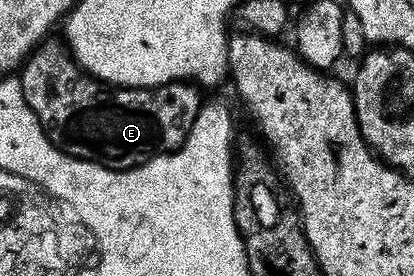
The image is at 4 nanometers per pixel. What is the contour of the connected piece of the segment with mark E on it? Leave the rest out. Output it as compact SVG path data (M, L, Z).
M48 40L35 52L28 55L19 67L18 77L22 96L26 104L38 116L46 136L52 143L71 158L86 155L89 162L99 162L105 166L131 168L157 154L171 152L183 146L194 120L200 114L202 105L201 91L193 83L167 82L165 86L141 88L122 86L115 91L112 102L108 102L109 87L99 80L88 80L84 90L80 90L82 71L75 58L66 49L63 41Z

